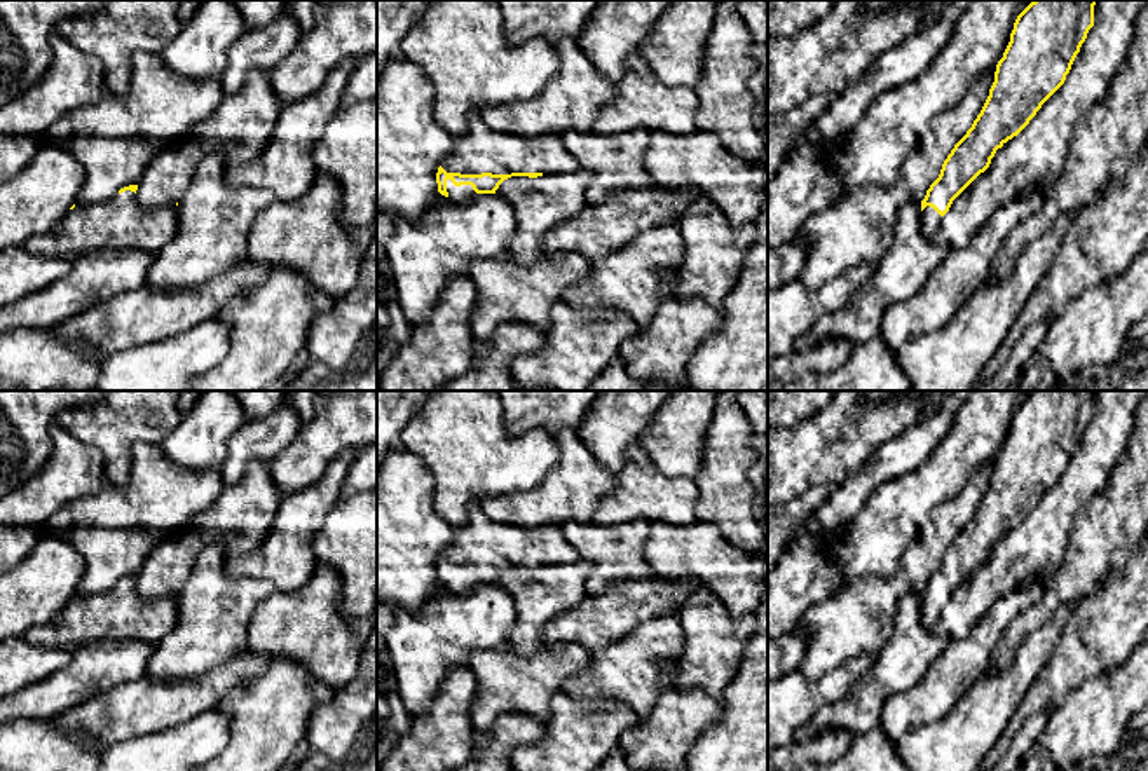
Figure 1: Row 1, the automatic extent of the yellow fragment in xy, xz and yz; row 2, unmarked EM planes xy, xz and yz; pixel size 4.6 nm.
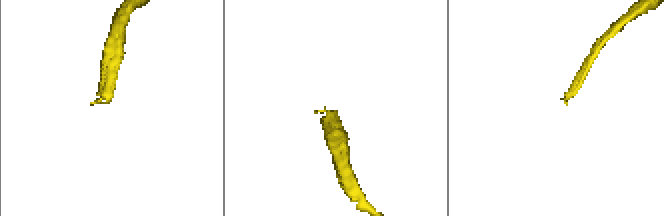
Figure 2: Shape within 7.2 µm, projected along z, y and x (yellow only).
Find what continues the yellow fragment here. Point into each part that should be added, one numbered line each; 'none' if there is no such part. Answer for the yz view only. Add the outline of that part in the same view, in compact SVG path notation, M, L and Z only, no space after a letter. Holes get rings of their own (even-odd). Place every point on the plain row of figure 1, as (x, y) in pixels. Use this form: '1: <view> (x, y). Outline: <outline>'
1: yz (930, 611). Outline: M930 597L921 602L921 617L926 628L933 628L939 621L942 607Z

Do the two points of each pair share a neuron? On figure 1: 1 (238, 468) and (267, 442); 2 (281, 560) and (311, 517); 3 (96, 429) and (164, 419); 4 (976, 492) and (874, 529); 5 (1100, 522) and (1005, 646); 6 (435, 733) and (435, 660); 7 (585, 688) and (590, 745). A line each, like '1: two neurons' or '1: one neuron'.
1: one neuron
2: one neuron
3: one neuron
4: two neurons
5: one neuron
6: two neurons
7: two neurons

